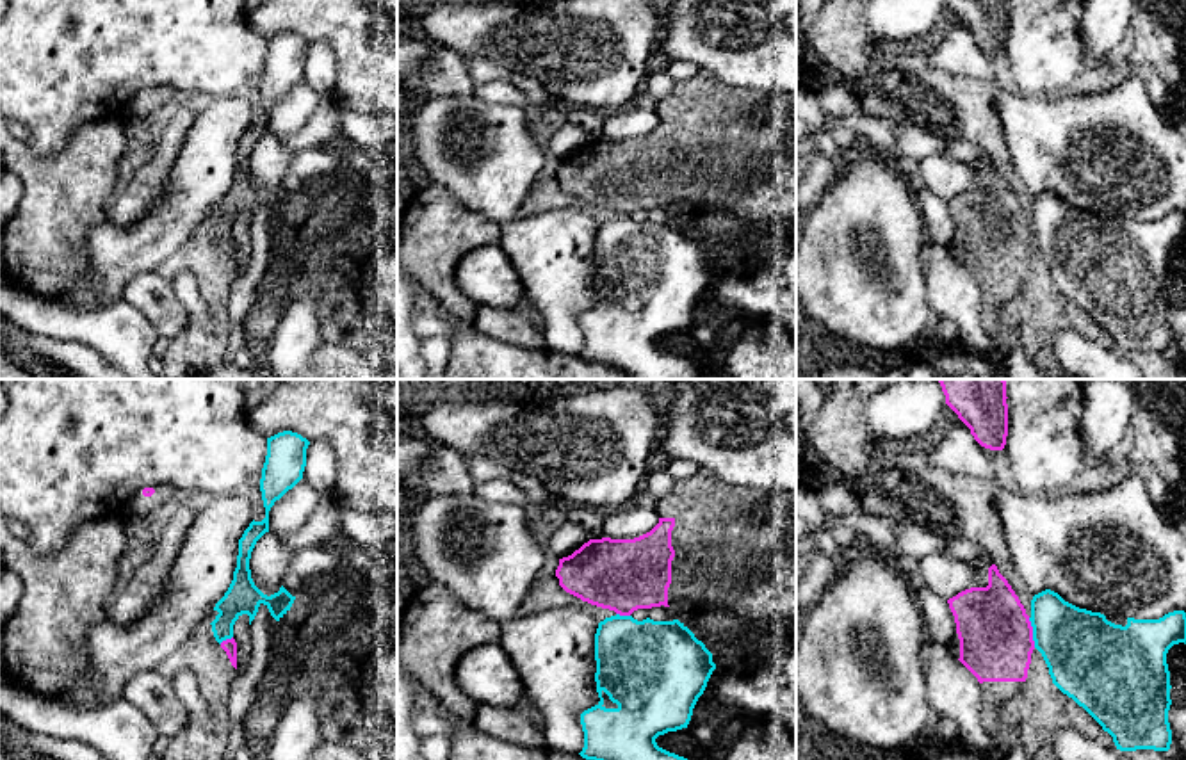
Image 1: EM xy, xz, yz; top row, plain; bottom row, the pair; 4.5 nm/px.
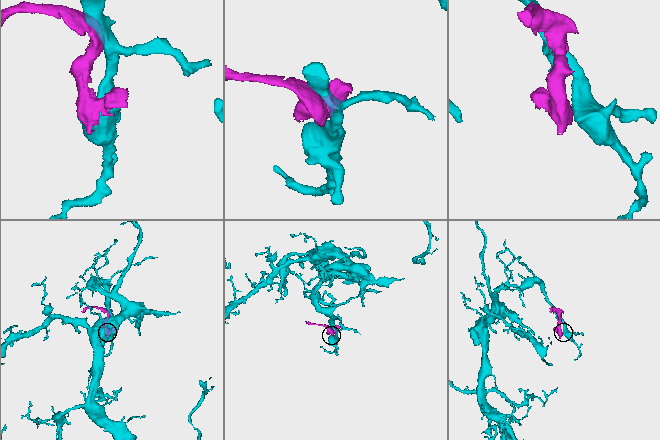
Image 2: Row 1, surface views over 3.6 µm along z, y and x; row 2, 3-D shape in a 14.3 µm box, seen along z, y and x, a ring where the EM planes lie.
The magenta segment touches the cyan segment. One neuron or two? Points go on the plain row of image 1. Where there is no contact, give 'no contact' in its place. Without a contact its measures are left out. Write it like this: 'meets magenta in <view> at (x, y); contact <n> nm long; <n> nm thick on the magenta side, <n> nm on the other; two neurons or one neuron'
meets magenta in yz at (1031, 234); contact 140 nm long; 340 nm thick on the magenta side, 360 nm on the other; two neurons

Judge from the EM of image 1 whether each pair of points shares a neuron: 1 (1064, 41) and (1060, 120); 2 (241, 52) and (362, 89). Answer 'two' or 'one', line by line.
1: two
2: two

